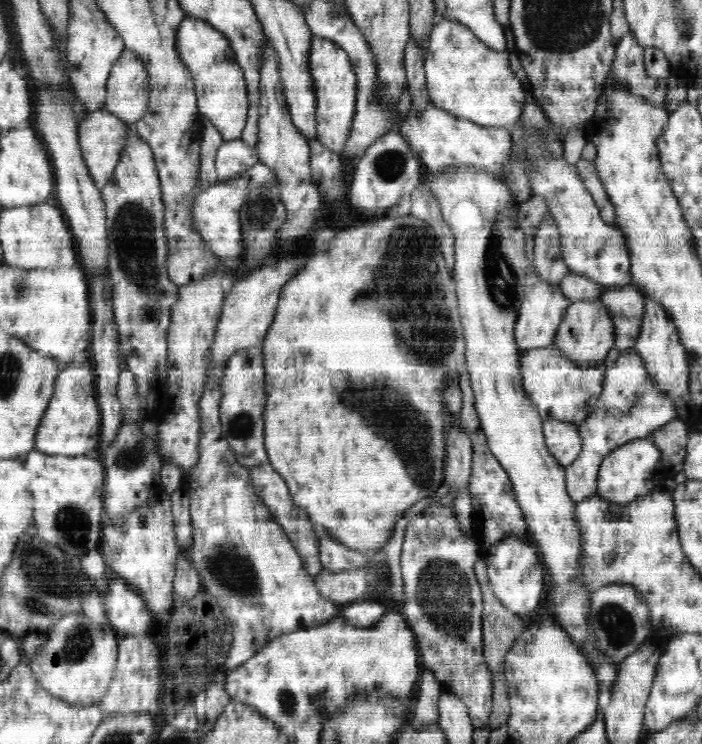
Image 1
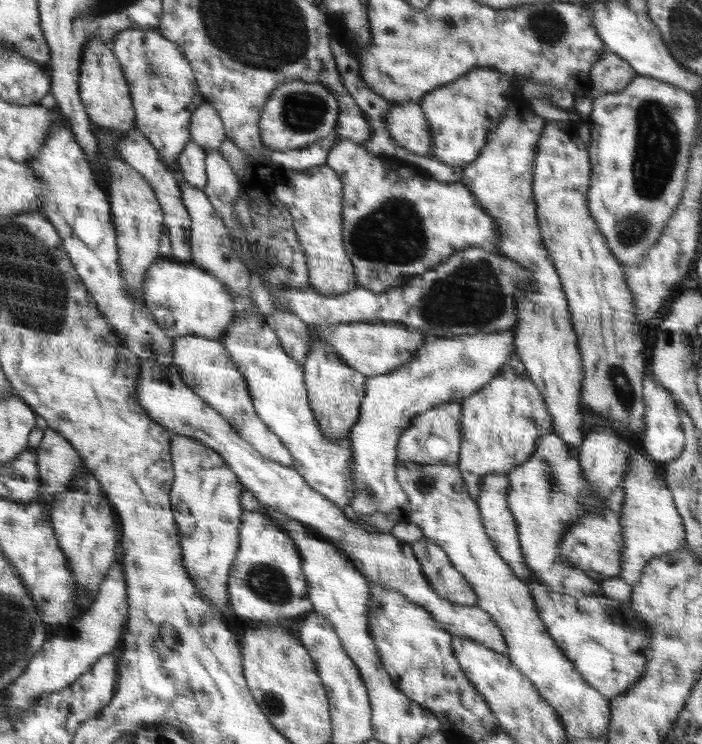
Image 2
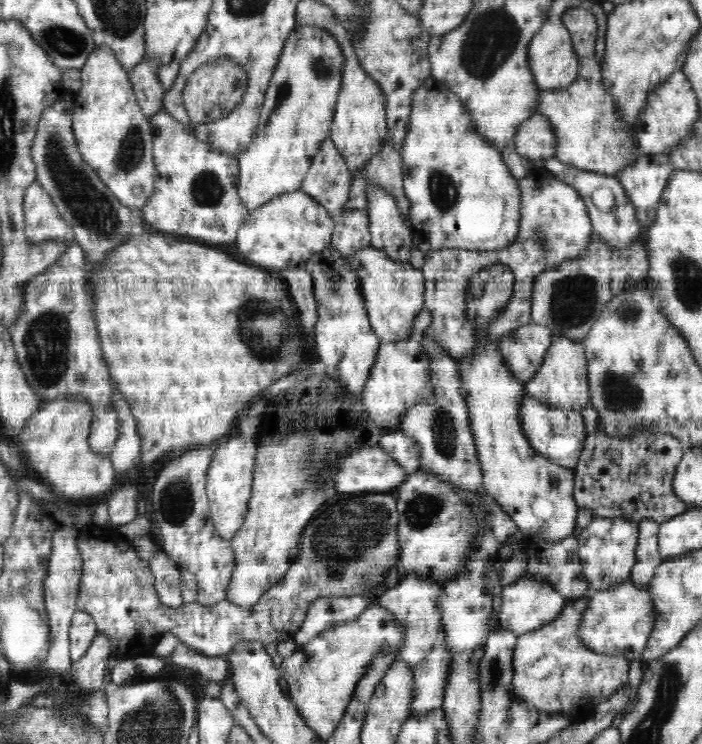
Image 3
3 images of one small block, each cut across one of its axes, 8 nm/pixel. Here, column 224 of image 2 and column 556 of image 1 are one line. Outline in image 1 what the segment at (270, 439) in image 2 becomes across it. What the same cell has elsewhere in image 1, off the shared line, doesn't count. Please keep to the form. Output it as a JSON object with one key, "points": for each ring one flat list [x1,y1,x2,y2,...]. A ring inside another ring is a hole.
{"points":[[550,344,523,352,520,365,523,389,538,410,542,423,549,419,558,419,580,426,588,419,603,389,606,370,604,361,598,362,596,366,578,368,555,344]]}

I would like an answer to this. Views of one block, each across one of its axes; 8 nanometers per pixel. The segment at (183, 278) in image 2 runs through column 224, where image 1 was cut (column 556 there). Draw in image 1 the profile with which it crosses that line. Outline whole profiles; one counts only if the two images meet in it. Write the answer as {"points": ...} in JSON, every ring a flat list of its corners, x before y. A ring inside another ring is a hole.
{"points":[[530,270,526,278,526,292,523,298,518,318,515,324,514,334,517,347,521,352,530,349,544,348,553,344,558,325,562,322,565,310,571,303,560,290,560,286,550,286,542,282,534,270]]}

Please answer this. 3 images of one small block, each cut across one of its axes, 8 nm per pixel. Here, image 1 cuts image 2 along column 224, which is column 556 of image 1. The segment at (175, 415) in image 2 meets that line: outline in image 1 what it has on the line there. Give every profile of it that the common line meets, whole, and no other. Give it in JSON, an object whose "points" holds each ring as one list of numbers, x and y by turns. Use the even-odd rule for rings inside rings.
{"points":[[549,419,543,426,545,443,562,468,570,466,581,451,579,427,574,423]]}

